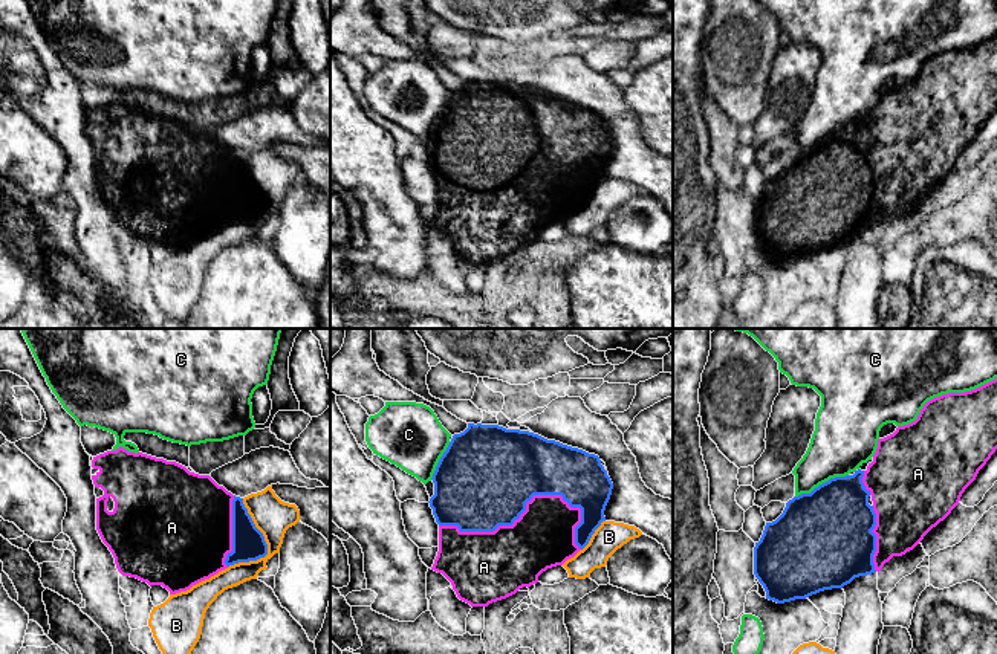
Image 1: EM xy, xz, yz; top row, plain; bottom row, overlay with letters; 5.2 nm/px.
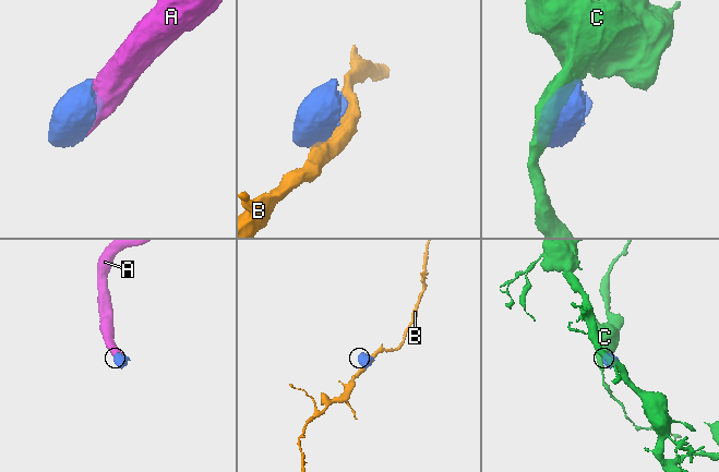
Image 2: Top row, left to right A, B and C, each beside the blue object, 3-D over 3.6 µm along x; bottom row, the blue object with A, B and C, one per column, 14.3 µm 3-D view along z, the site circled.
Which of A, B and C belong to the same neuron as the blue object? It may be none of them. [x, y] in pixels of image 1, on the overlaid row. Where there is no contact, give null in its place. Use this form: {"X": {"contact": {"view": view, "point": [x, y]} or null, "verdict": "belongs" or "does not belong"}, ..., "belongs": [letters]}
{"A": {"contact": {"view": "xz", "point": [526, 501]}, "verdict": "belongs"}, "B": {"contact": {"view": "xy", "point": [266, 546]}, "verdict": "does not belong"}, "C": {"contact": {"view": "yz", "point": [823, 483]}, "verdict": "does not belong"}, "belongs": ["A"]}

